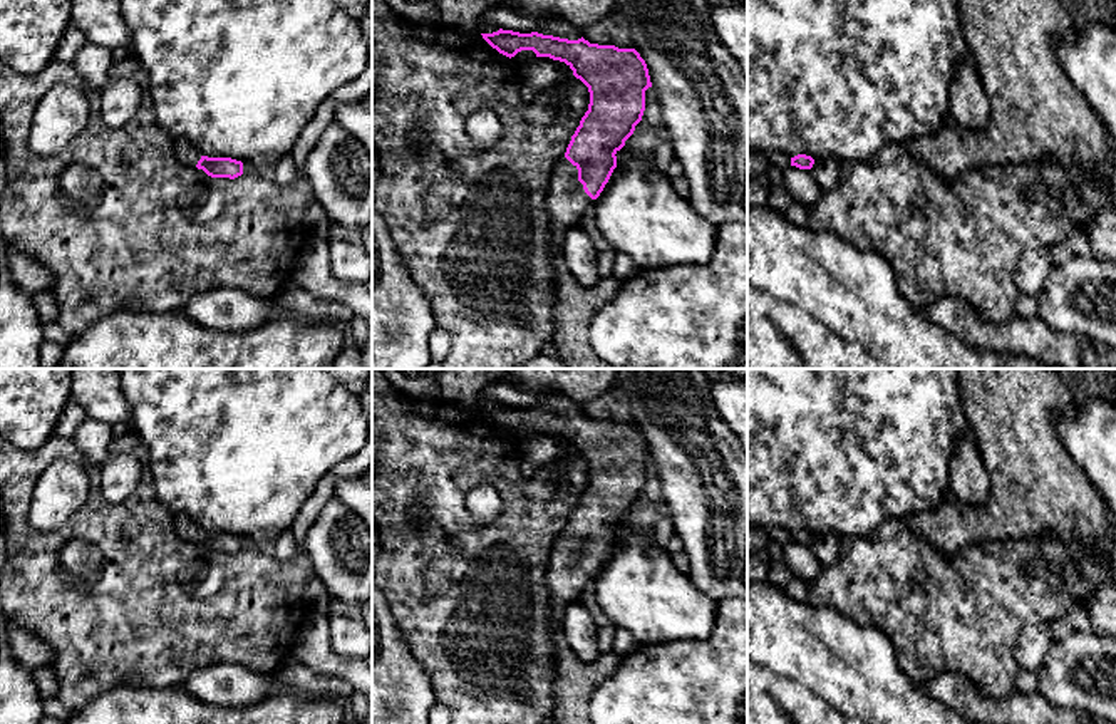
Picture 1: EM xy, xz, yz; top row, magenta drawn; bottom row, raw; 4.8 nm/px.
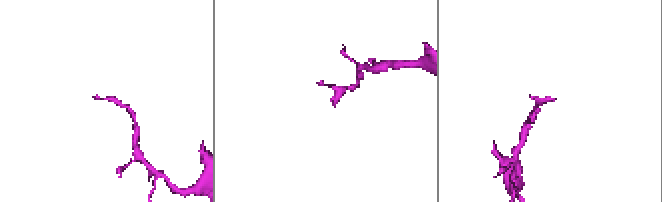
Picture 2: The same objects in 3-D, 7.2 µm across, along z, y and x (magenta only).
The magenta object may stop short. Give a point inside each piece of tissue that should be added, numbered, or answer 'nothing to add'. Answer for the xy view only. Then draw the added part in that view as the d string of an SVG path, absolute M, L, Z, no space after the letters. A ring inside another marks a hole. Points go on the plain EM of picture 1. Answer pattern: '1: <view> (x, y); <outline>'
1: xy (186, 528); M179 513L174 515L174 526L176 526L176 533L191 543L196 543L198 536L201 535L201 528L191 520L189 515L186 513Z

